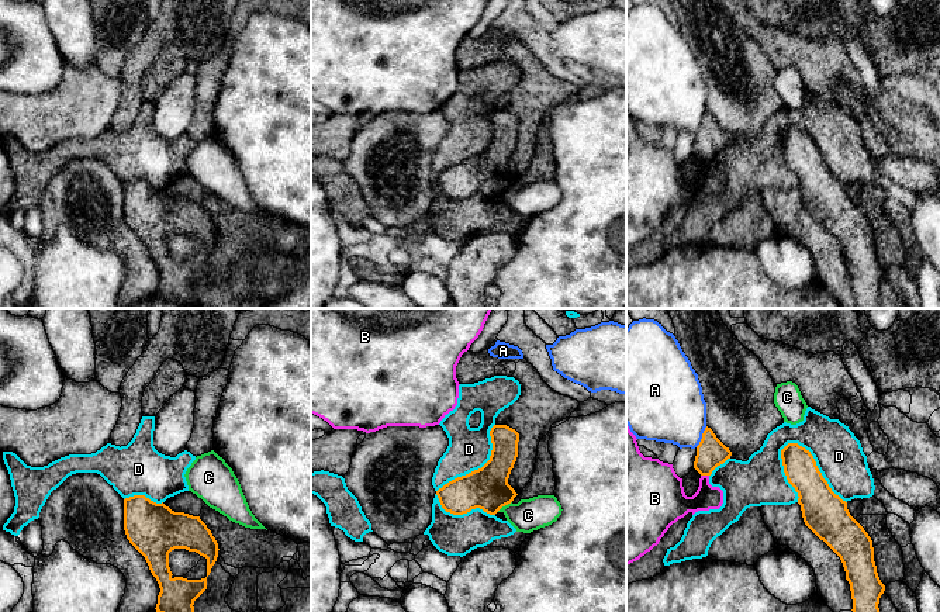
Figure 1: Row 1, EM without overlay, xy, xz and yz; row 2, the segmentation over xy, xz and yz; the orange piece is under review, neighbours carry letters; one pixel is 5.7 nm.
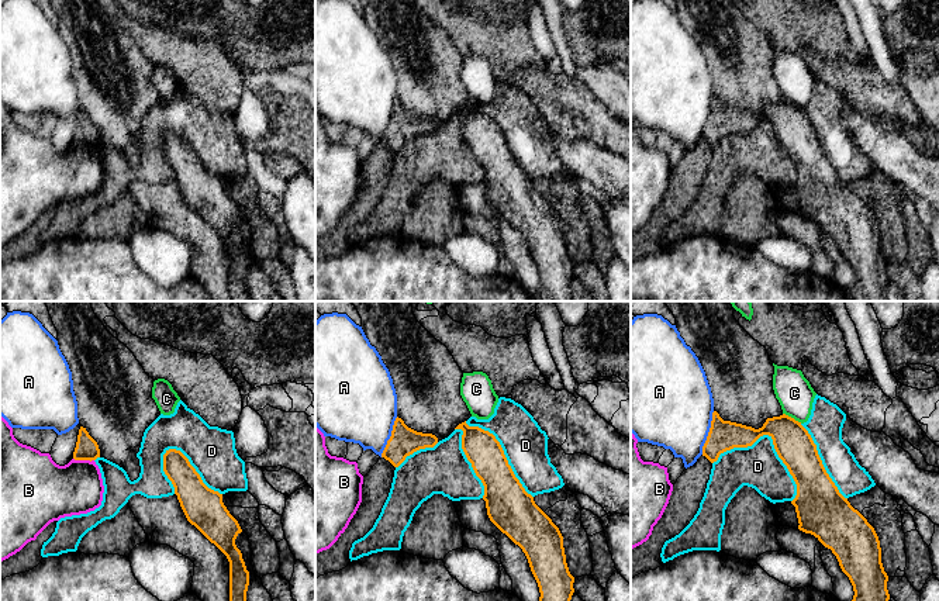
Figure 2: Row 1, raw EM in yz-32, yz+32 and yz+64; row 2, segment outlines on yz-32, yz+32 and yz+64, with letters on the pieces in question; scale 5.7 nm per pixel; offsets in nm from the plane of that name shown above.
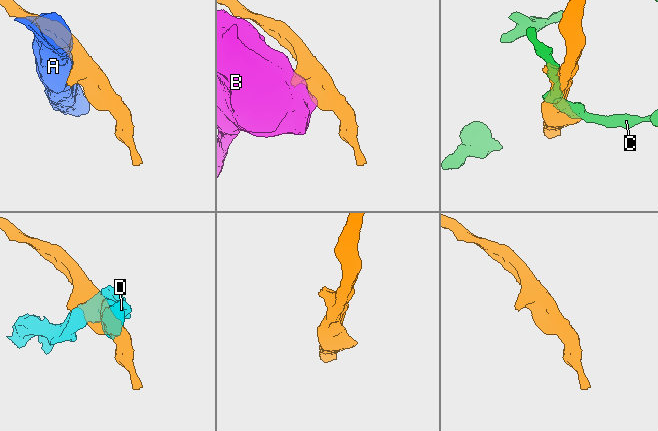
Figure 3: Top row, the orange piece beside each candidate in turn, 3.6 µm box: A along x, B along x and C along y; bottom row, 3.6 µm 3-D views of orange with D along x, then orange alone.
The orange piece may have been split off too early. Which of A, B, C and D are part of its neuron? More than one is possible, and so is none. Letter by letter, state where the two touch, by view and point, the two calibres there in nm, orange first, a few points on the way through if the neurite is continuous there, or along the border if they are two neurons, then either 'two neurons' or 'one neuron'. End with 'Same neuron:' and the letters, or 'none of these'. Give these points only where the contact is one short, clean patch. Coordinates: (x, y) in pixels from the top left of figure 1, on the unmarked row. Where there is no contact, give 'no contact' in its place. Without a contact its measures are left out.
A: meets orange in yz at (702, 121); 170 nm thick on the orange side, 400 nm on the other; two neurons
B: meets orange in yz at (705, 159); 170 nm thick on the orange side, 220 nm on the other; border along yz (701, 159), (708, 161); two neurons
C: meets orange in xz at (504, 190); 240 nm thick on the orange side, 190 nm on the other; two neurons
D: meets orange in yz at (815, 148); 220 nm thick on the orange side, 280 nm on the other; two neurons
Same neuron: none of these

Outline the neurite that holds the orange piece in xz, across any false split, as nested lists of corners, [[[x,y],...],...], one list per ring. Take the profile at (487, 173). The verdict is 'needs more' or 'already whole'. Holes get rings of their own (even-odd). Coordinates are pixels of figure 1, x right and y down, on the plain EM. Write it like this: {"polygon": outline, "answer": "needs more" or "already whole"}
{"polygon": [[[494,110],[490,121],[490,145],[481,153],[457,162],[436,176],[446,197],[463,200],[480,193],[495,200],[518,180],[508,163],[518,142],[519,118],[507,110]]], "answer": "already whole"}

